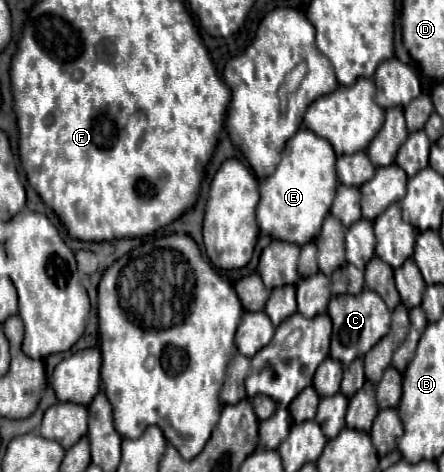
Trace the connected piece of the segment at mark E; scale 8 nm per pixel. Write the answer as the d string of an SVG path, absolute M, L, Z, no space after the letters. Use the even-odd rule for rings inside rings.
M300 129L288 139L276 171L260 181L260 203L256 207L260 231L268 233L272 239L284 239L296 245L314 241L330 213L336 187L336 153L332 151L332 145L318 135L312 135L312 131Z

